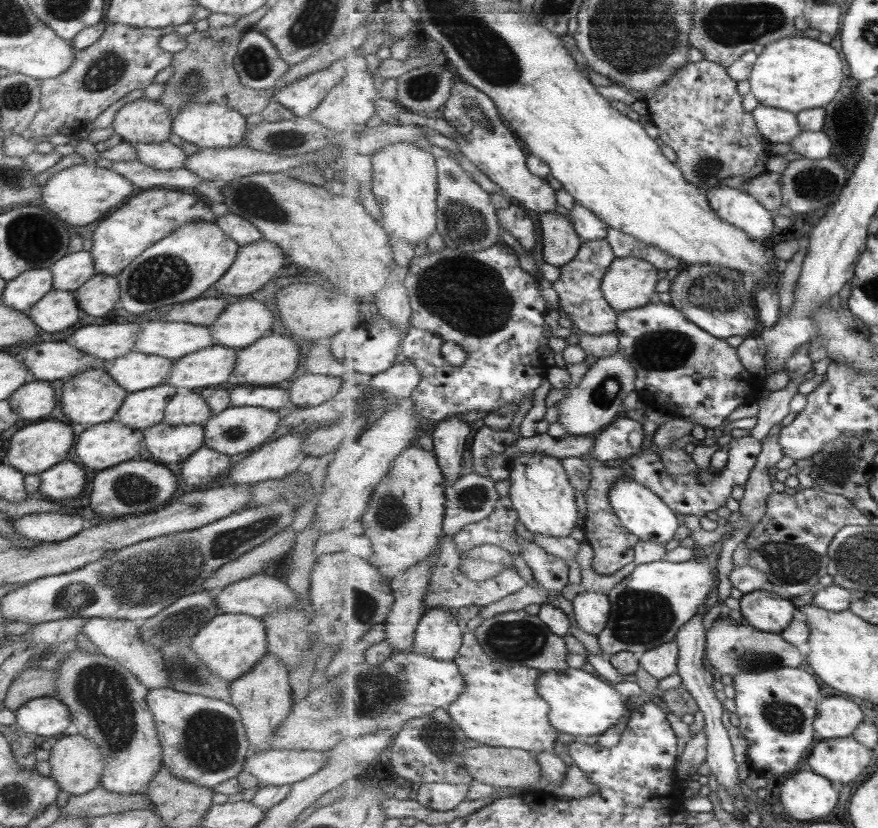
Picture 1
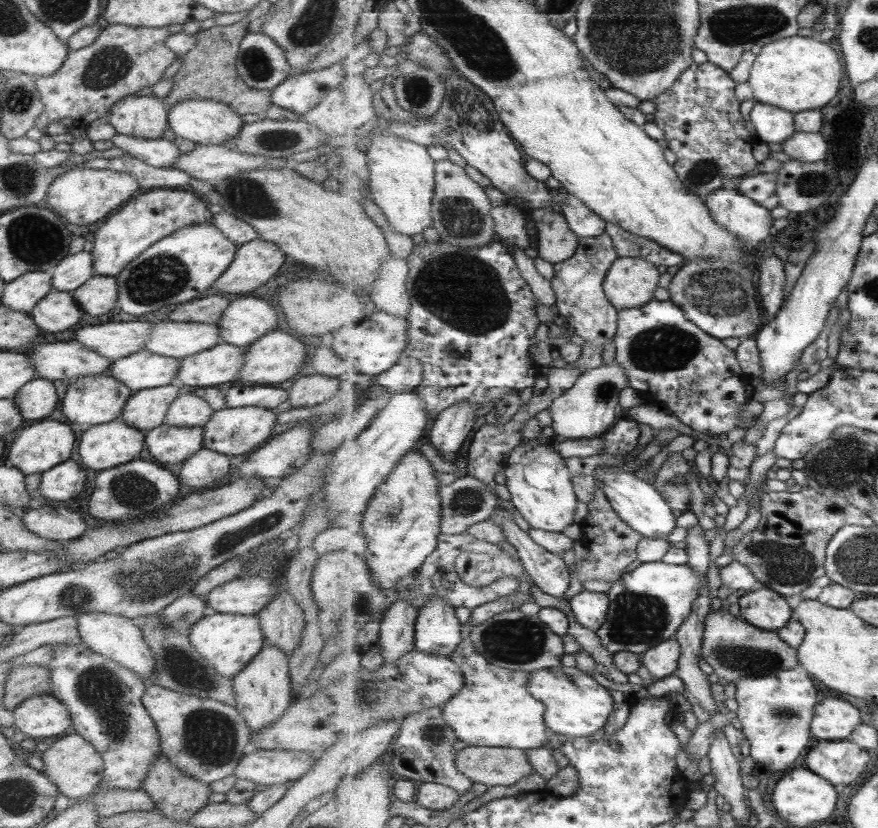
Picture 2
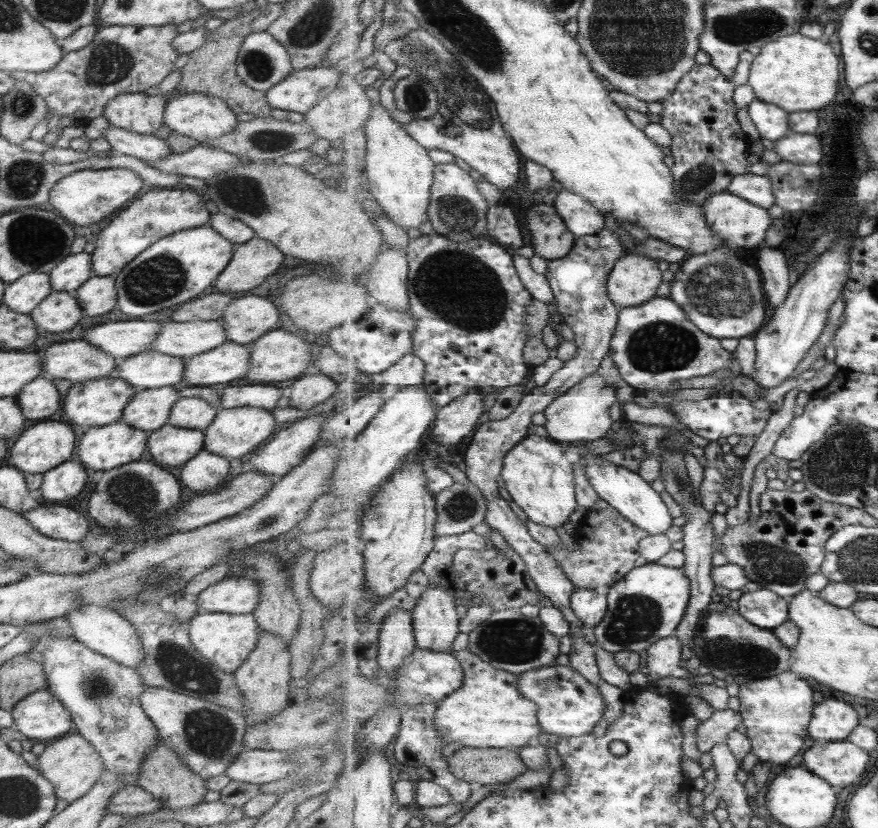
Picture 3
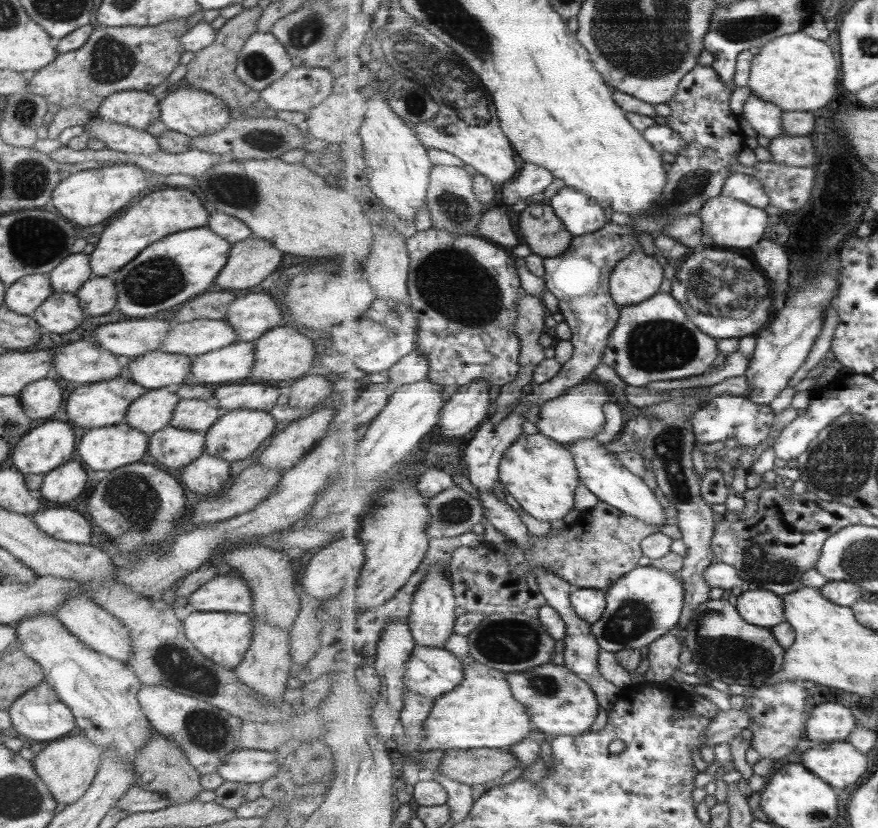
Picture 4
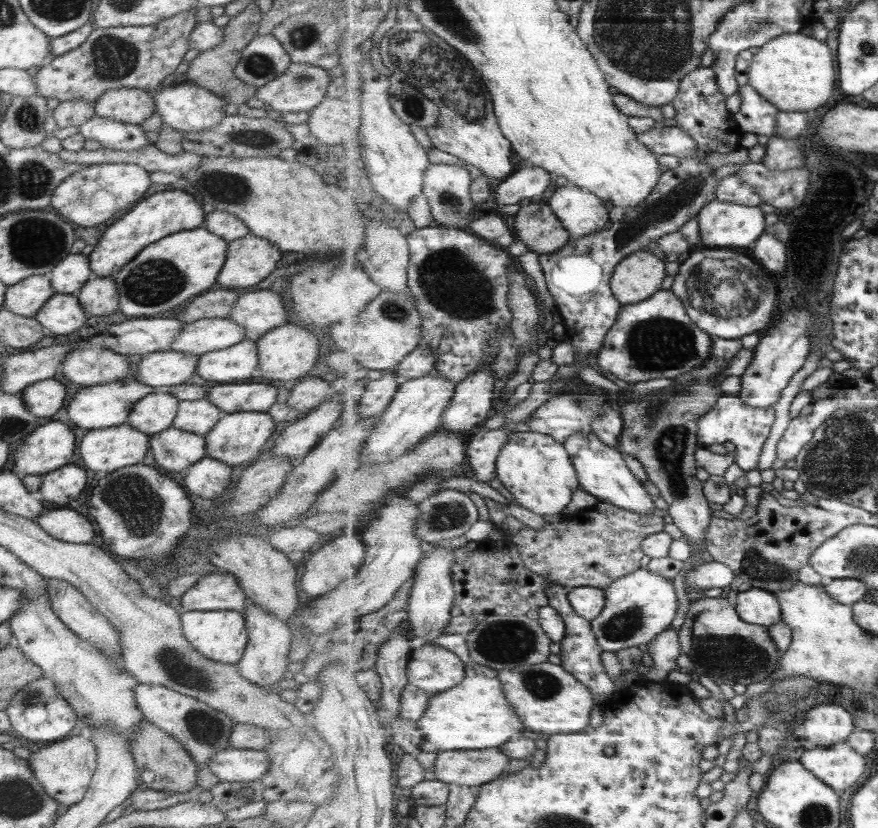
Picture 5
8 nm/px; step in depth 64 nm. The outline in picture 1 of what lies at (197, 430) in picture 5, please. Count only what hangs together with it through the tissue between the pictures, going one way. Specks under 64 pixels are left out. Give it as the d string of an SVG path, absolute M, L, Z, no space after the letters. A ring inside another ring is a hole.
M178 391L165 405L162 422L177 426L178 424L203 424L211 412L199 392Z

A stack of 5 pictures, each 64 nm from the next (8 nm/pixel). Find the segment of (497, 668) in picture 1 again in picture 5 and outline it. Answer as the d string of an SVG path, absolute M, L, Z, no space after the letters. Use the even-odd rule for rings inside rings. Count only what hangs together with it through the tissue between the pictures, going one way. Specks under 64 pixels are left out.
M479 663L466 666L466 677L462 684L439 695L433 695L424 718L417 723L405 721L400 716L390 725L387 733L406 755L416 756L420 752L483 751L504 746L513 738L527 733L526 725L509 703L500 671Z

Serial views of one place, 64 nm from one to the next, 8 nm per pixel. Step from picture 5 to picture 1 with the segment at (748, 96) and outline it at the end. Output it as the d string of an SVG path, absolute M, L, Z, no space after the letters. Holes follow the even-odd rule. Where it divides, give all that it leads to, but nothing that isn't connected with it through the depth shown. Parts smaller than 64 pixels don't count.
M761 104L752 113L763 136L773 144L791 144L803 131L797 113Z

